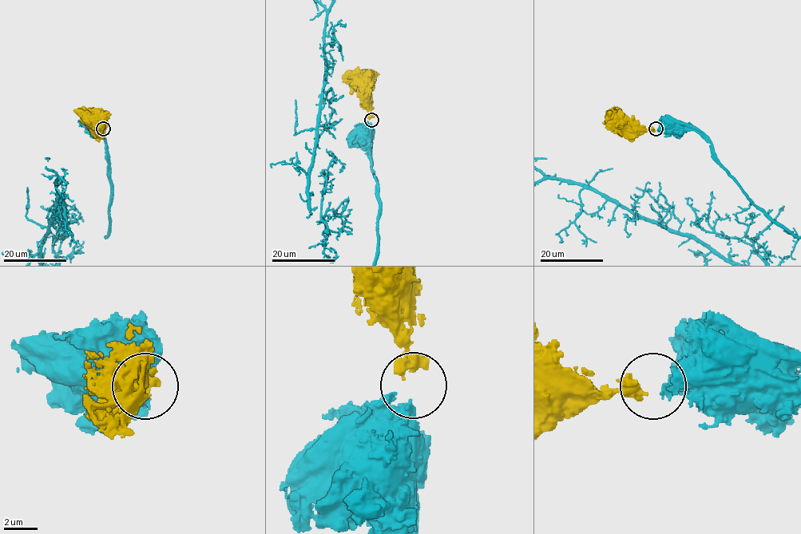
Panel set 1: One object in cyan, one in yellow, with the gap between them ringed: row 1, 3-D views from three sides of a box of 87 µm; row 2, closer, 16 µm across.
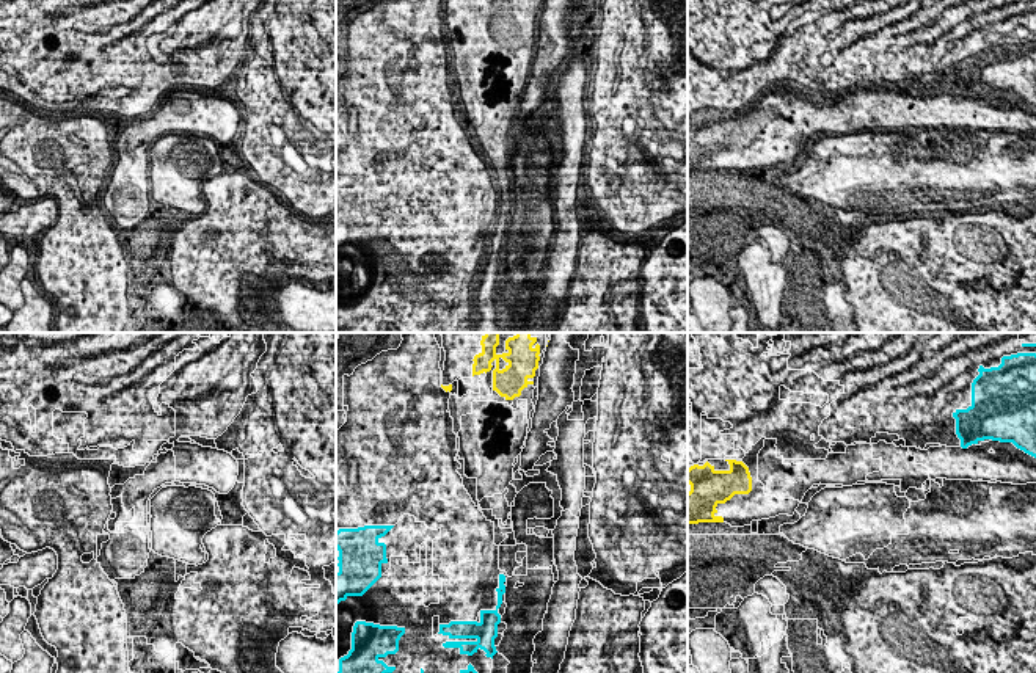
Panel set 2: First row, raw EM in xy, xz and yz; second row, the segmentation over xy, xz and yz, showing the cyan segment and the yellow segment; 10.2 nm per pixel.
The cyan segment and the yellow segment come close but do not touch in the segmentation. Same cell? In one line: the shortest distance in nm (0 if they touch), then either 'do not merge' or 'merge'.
1500 nm | do not merge

